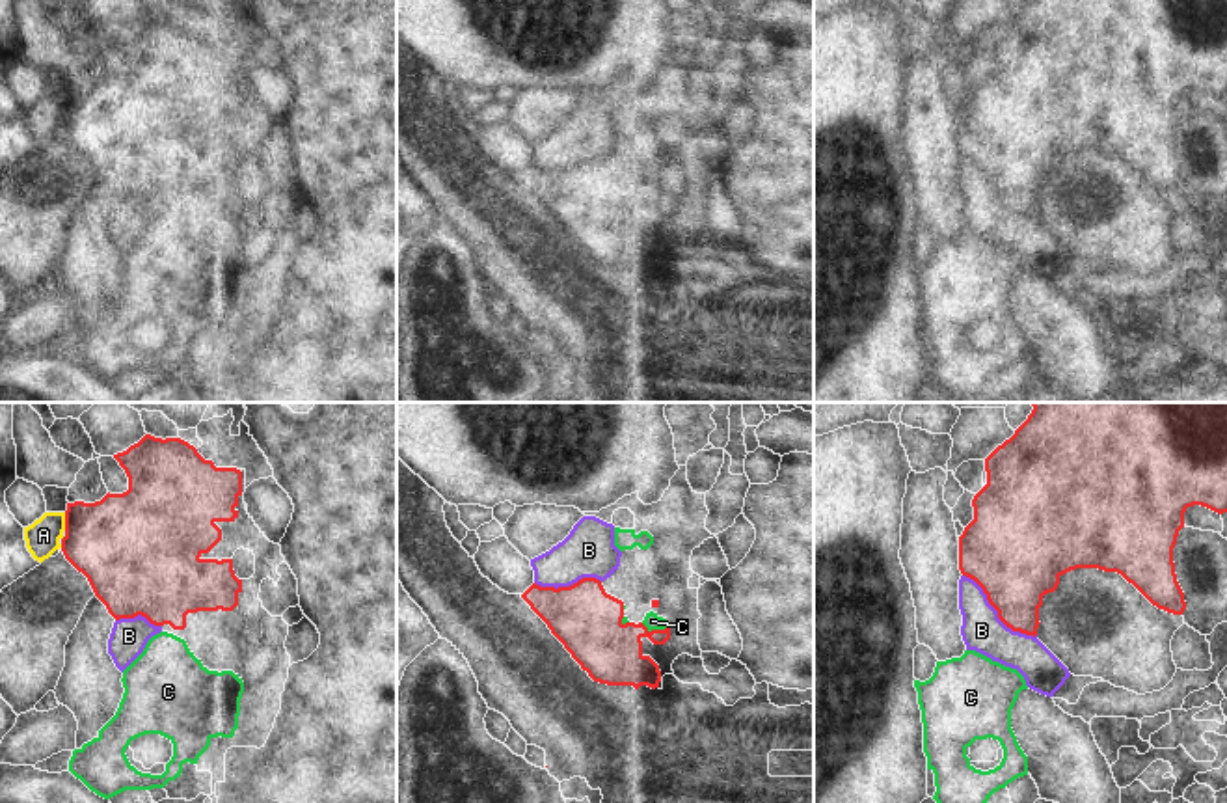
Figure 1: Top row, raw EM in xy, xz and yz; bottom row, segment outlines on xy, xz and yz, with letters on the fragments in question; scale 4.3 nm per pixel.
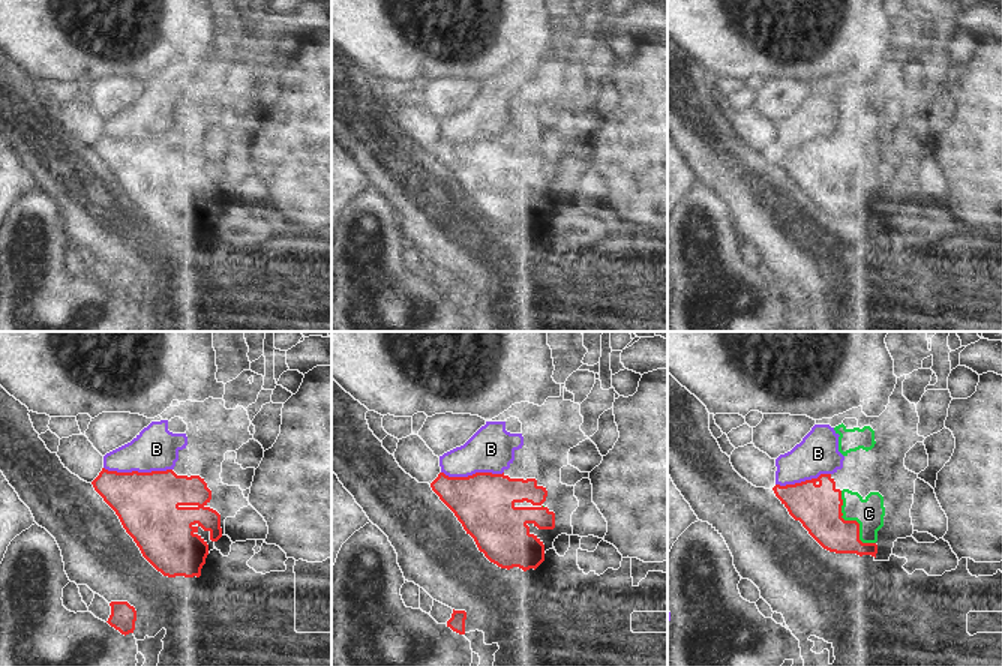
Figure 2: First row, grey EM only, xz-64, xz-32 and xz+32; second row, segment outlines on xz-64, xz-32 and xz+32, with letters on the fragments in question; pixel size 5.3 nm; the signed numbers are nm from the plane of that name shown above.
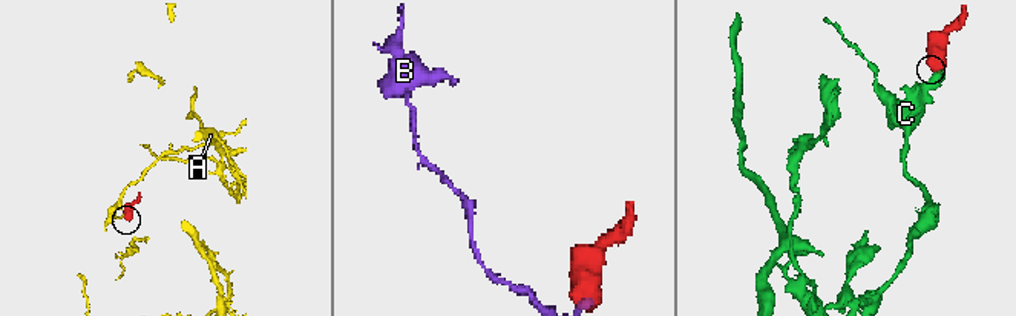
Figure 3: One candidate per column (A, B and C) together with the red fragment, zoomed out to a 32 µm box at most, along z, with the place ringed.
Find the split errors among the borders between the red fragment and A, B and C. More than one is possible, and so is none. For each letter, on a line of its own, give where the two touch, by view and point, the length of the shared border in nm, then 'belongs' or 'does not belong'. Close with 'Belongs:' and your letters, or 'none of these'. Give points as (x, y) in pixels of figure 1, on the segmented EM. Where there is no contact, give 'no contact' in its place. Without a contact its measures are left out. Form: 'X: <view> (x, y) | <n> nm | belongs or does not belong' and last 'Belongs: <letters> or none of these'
A: xy (66, 522) | 80 nm | does not belong
B: yz (998, 613) | 420 nm | does not belong
C: xz (654, 630) | 120 nm | belongs
Belongs: C

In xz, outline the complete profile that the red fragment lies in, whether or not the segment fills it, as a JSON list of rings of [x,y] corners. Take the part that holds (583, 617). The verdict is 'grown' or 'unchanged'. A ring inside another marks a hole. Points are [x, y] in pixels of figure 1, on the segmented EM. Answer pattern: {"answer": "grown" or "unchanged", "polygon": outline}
{"answer": "grown", "polygon": [[[596,578],[559,589],[533,583],[521,598],[594,682],[659,687],[659,665],[642,654],[640,639],[665,645],[667,619],[650,611],[642,622],[629,622],[624,602],[607,594]]]}

